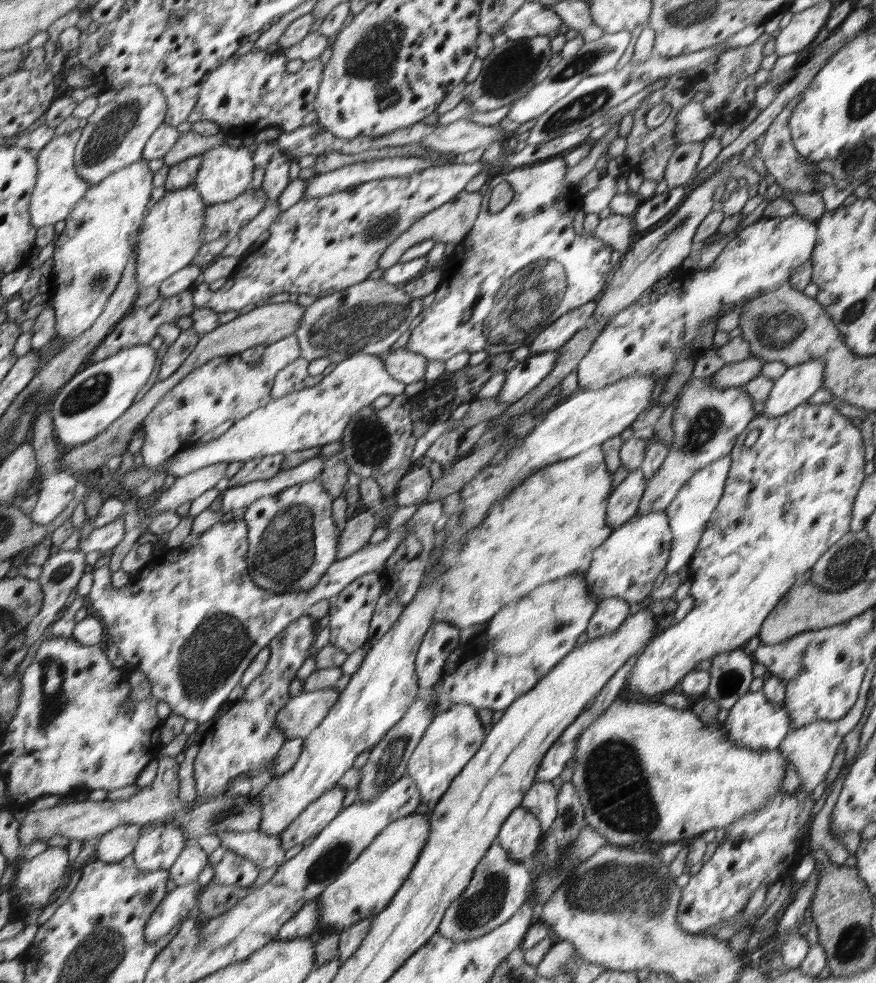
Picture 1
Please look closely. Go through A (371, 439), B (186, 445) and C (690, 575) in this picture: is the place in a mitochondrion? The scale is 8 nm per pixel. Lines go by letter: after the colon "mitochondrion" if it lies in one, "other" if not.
A: mitochondrion
B: other
C: other

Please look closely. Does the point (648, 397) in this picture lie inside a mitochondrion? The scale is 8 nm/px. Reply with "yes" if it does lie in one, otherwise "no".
no

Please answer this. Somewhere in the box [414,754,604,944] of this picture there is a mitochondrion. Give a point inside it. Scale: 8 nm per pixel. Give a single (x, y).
(485, 901)

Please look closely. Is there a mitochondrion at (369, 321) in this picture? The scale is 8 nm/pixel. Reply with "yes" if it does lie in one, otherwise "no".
yes

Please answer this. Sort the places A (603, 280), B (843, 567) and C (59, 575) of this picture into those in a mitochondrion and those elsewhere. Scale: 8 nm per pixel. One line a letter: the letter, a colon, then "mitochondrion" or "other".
A: other
B: mitochondrion
C: other

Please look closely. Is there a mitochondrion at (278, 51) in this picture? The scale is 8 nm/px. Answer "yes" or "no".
no

